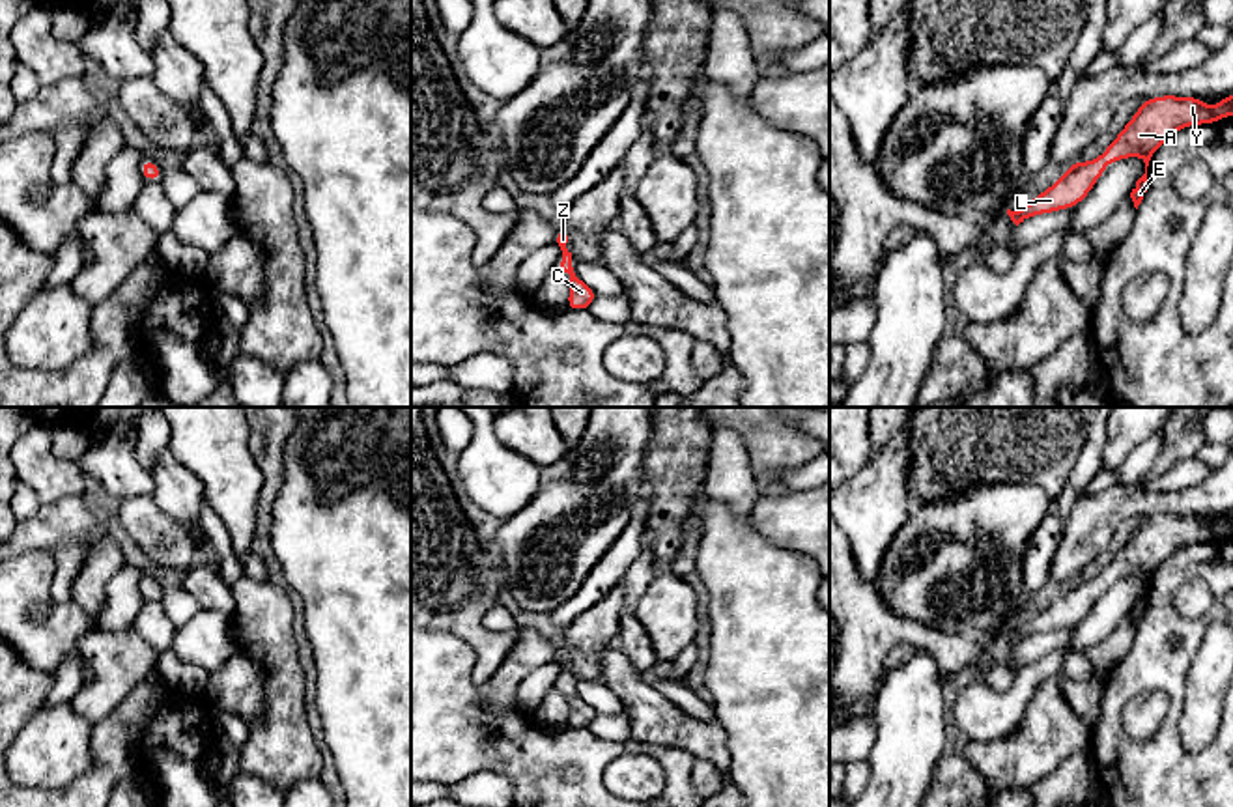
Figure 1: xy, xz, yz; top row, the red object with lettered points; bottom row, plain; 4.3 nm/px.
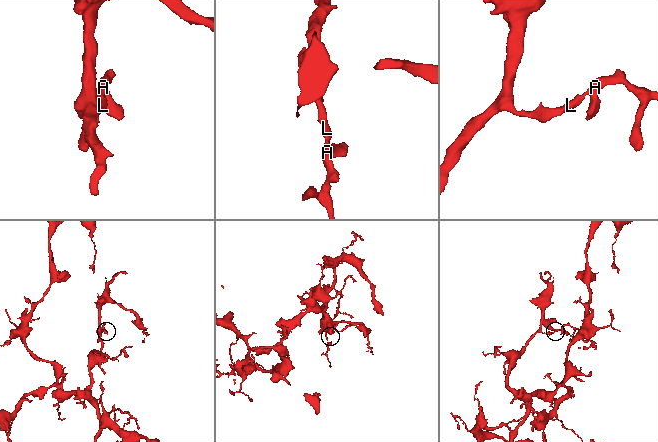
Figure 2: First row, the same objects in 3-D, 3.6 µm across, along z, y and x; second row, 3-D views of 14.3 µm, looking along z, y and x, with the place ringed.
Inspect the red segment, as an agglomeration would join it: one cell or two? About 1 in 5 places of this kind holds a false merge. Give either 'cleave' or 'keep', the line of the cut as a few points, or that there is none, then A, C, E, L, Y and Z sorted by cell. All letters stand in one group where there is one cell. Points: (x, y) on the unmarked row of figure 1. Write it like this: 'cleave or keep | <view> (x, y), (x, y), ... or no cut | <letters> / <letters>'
keep | no cut | A C E L Y Z

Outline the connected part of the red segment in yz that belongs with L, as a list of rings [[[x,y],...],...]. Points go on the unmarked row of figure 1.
[[[1233,512],[1226,514],[1216,525],[1207,525],[1201,516],[1160,514],[1143,517],[1132,538],[1097,579],[1076,579],[1052,605],[1018,630],[1007,628],[1007,633],[1018,644],[1033,633],[1074,626],[1091,611],[1110,581],[1132,573],[1138,573],[1145,581],[1145,592],[1130,611],[1134,626],[1138,628],[1147,611],[1147,585],[1153,572],[1179,547],[1222,540],[1227,532],[1233,532]]]

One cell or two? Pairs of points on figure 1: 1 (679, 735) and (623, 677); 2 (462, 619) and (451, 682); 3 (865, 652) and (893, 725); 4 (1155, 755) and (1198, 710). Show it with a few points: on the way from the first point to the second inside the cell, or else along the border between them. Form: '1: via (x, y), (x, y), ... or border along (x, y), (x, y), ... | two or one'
1: via (664, 720), (636, 692) | one
2: border along (430, 628), (469, 645), (473, 679) | two
3: border along (878, 686), (873, 712) | two
4: border along (1183, 688), (1179, 738), (1189, 751), (1198, 753) | two

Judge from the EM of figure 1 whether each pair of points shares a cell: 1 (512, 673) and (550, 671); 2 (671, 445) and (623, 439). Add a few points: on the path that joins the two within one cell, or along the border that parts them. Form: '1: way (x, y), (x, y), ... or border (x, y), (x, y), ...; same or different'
1: border (555, 660), (518, 686), (516, 699), (525, 708); different
2: border (654, 426), (654, 436), (645, 454), (641, 486); different

